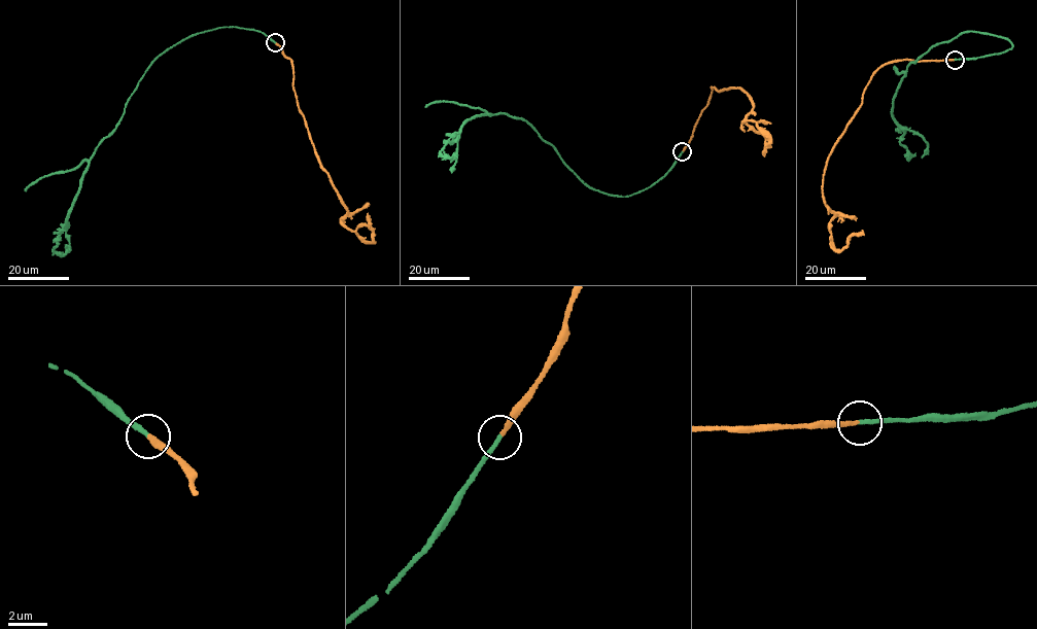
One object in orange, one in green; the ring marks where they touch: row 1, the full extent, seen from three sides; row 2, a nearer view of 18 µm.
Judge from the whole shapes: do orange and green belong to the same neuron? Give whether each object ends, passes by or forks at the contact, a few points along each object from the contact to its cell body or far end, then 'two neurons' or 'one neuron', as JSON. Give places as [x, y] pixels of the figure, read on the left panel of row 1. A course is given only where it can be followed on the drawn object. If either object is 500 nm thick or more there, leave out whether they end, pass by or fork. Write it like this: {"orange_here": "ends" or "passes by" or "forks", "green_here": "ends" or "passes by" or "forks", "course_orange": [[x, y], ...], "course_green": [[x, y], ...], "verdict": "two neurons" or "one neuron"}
{"orange_here": "ends", "green_here": "ends", "course_orange": [[275, 42], [290, 60], [299, 112], [321, 167], [347, 210], [342, 221], [372, 242], [368, 213]], "course_green": [[275, 42], [262, 32], [222, 27], [192, 34], [158, 56], [80, 181], [54, 248], [70, 250]], "verdict": "one neuron"}

